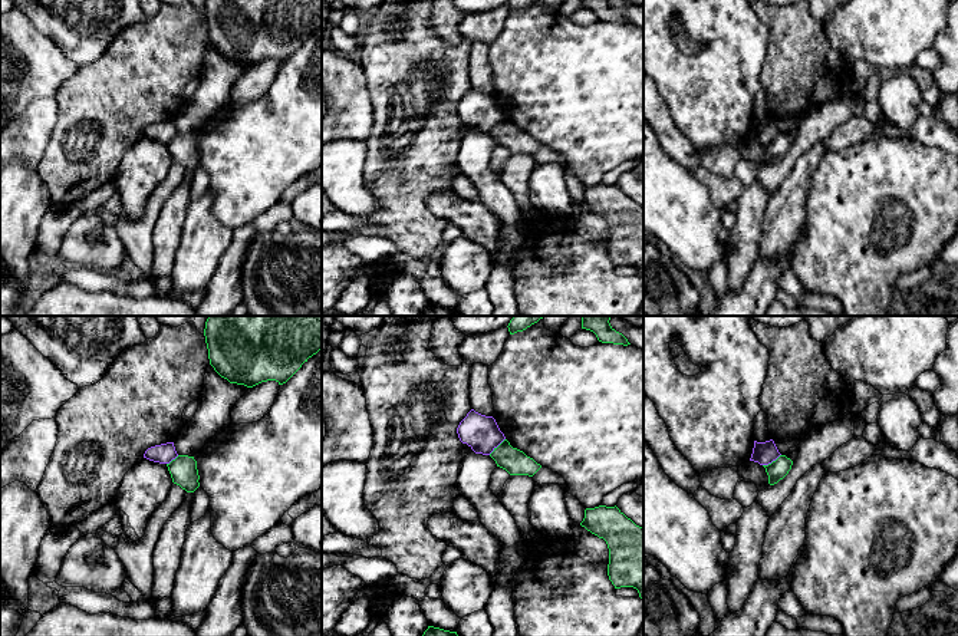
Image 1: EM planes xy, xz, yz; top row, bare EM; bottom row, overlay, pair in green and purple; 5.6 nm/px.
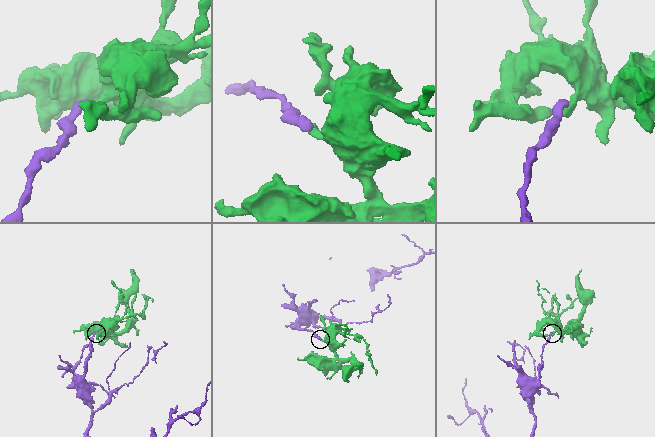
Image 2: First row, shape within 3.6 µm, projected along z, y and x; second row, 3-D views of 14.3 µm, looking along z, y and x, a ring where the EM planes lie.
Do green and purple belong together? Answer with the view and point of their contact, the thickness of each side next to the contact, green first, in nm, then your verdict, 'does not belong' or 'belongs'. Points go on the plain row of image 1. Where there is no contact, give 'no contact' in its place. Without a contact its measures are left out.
contact yz (773, 139); calibres 110 and 130 nm; does not belong

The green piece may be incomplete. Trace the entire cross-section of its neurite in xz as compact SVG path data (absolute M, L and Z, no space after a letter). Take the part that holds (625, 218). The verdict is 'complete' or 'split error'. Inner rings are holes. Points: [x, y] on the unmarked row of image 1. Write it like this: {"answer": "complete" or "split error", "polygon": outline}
{"answer": "complete", "polygon": "M616 184L586 187L580 204L606 220L608 254L615 267L633 266L643 279L643 207Z"}

